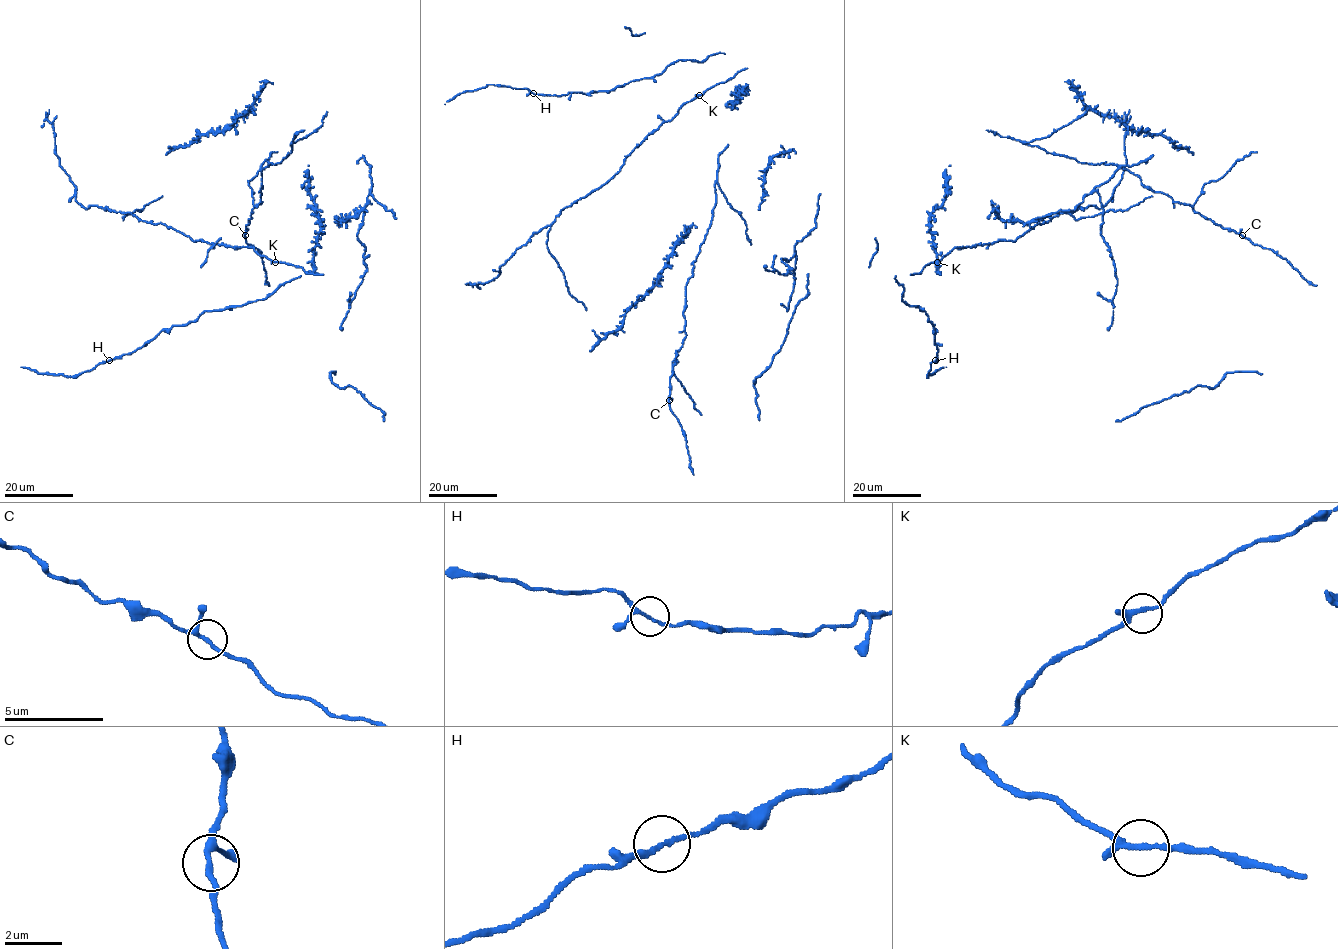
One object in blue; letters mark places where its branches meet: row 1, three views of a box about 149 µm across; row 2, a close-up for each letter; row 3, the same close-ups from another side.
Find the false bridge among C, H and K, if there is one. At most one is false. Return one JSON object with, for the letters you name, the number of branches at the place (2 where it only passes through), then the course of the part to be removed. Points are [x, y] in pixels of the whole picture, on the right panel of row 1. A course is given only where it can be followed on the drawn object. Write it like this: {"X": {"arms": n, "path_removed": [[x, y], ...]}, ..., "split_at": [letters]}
{"split_at": []}

